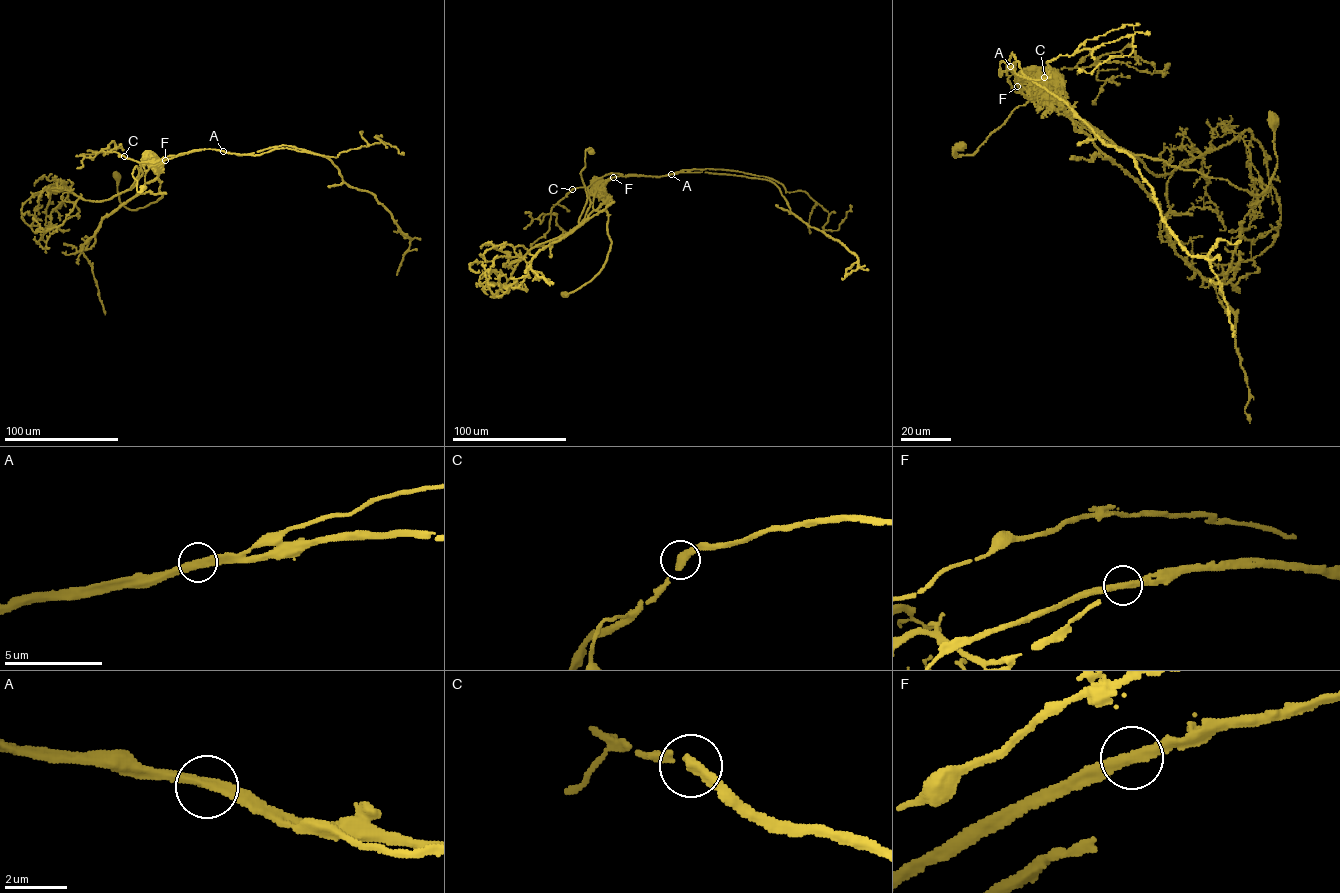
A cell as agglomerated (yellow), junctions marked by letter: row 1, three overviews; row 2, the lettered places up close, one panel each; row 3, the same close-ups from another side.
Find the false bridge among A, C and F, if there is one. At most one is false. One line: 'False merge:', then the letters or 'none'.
False merge: A

